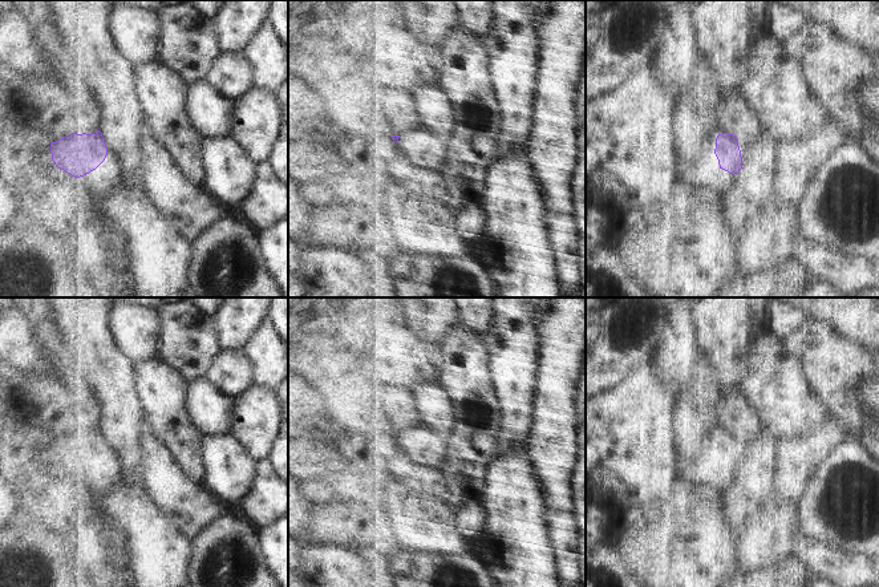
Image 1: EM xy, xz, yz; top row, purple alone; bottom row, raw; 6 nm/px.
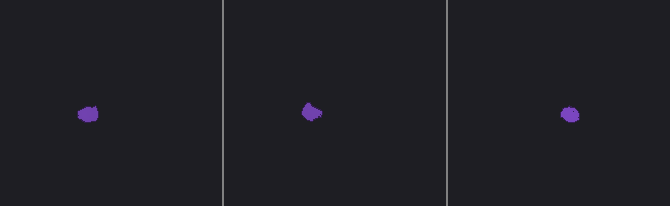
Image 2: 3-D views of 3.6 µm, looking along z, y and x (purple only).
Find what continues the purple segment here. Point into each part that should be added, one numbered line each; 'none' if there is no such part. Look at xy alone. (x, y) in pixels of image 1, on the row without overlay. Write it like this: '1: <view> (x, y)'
none

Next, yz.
1: yz (749, 470)

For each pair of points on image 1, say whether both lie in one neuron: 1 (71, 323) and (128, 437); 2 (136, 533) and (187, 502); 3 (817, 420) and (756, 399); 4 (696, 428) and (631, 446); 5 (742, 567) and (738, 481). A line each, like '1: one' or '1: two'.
1: one
2: two
3: one
4: two
5: one

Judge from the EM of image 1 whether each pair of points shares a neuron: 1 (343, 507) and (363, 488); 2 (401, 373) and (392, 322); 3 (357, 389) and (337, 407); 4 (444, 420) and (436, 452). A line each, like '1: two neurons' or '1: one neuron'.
1: one neuron
2: one neuron
3: one neuron
4: two neurons

